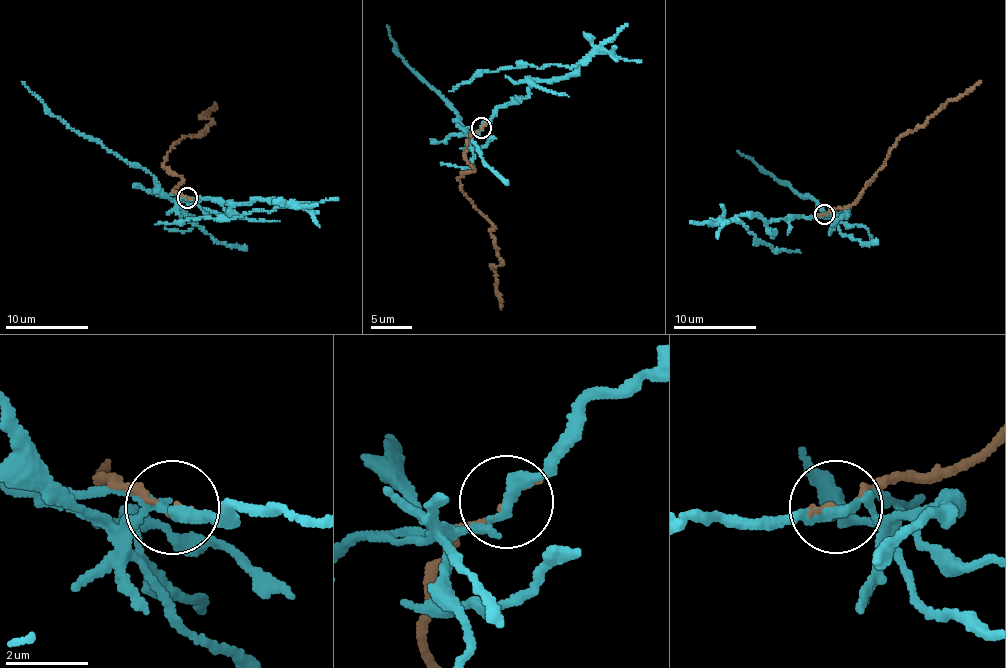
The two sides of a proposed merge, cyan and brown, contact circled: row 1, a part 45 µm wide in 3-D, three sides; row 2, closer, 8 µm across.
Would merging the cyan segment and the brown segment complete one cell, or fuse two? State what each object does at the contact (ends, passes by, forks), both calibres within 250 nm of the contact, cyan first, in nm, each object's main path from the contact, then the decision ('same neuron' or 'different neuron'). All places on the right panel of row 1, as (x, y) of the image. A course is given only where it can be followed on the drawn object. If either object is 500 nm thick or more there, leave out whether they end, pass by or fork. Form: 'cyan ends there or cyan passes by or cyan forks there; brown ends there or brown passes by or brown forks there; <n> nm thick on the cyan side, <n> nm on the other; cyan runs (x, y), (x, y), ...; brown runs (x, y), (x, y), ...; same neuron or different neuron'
cyan passes by; brown ends there; 280 nm thick on the cyan side, 100 nm on the other; cyan runs (825, 214), (768, 222), (756, 213), (735, 219), (755, 237), (755, 241), (769, 244), (776, 250), (800, 252); brown runs (825, 216), (851, 204), (906, 132), (916, 130), (946, 103), (957, 100), (981, 80); different neuron

